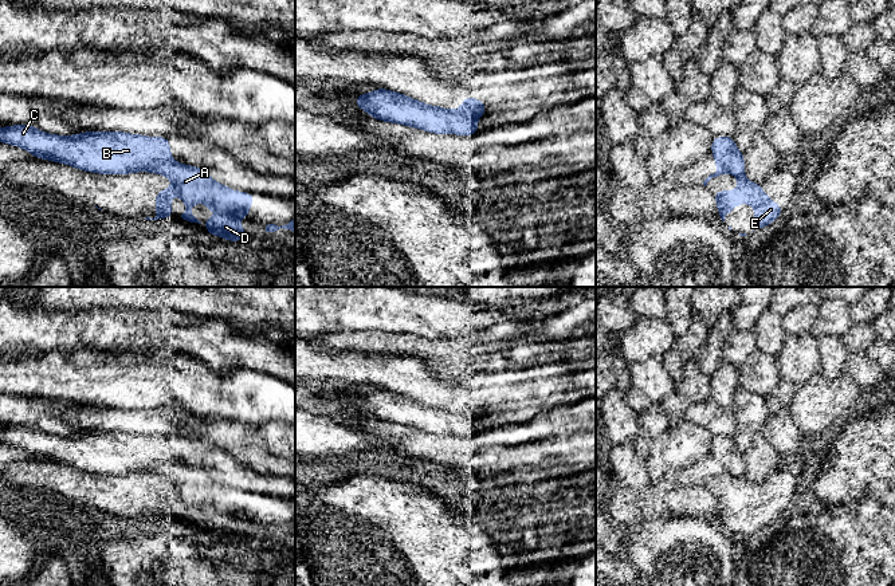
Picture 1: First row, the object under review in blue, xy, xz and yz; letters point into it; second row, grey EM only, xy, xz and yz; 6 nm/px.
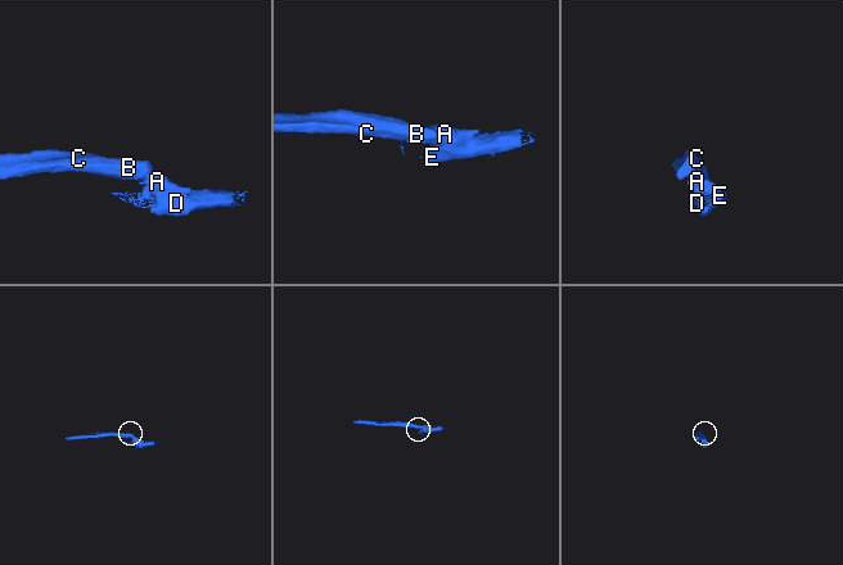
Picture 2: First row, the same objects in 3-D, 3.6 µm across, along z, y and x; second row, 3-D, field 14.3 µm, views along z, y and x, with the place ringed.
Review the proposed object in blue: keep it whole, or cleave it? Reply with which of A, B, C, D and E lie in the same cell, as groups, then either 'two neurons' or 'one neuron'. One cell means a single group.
A D E / B C; two neurons

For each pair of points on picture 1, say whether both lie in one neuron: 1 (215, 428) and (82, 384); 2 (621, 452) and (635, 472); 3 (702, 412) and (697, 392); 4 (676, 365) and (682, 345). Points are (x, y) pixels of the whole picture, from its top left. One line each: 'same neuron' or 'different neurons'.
1: different neurons
2: same neuron
3: different neurons
4: same neuron

